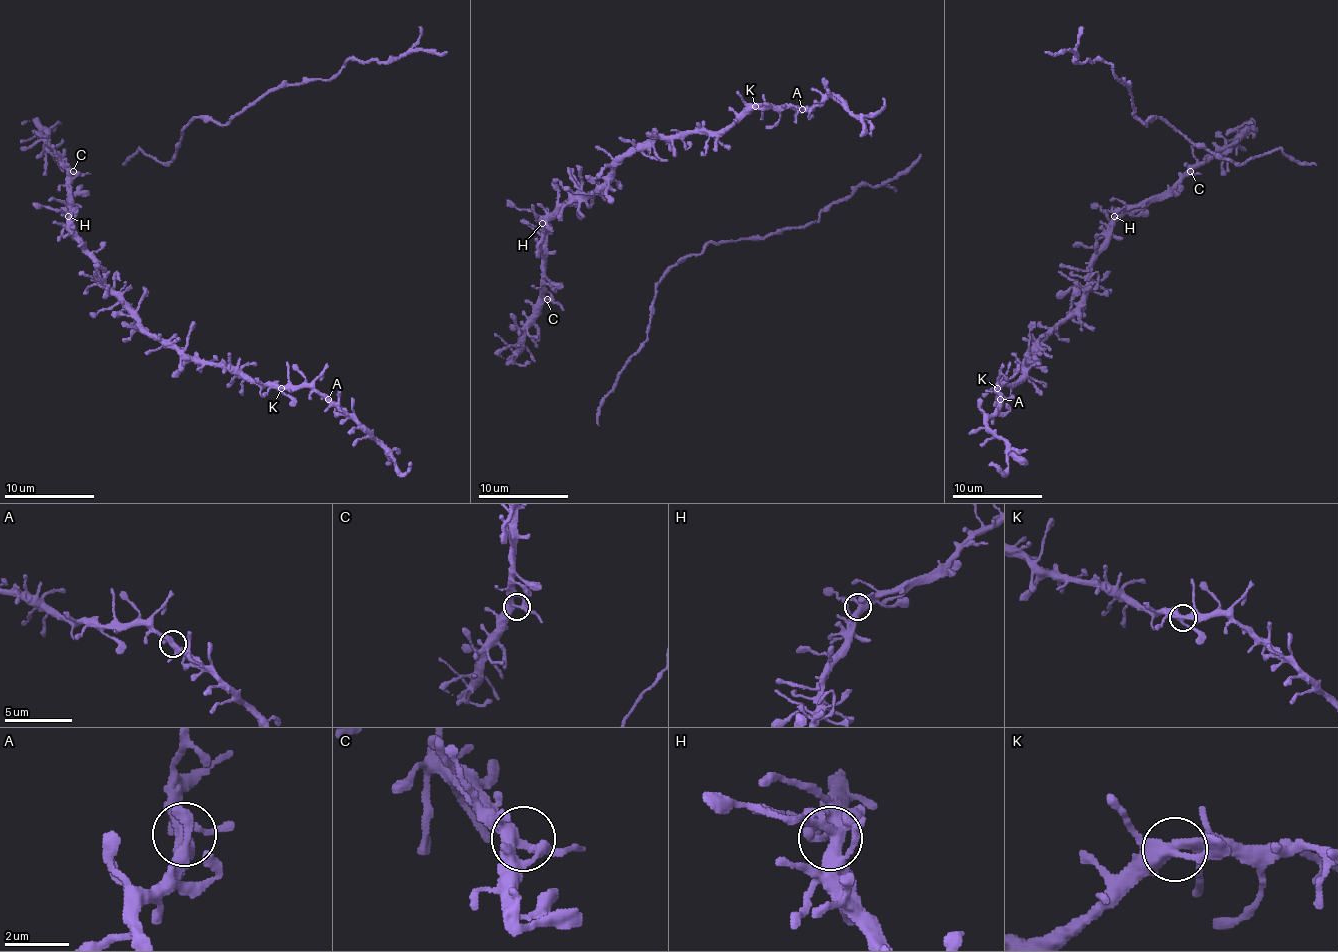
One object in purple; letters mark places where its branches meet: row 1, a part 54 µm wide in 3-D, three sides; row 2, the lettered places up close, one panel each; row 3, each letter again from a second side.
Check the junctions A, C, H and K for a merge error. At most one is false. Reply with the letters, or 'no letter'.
no letter

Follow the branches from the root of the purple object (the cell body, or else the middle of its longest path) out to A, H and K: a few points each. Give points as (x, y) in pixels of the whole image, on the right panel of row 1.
A: (1163, 191), (1132, 204), (1114, 222), (1091, 265), (1091, 290), (1029, 355), (1024, 373), (997, 386), (1000, 400)
H: (1163, 191), (1130, 204), (1114, 216)
K: (1163, 191), (1132, 204), (1114, 222), (1107, 245), (1091, 265), (1091, 290), (1029, 355), (1024, 373), (997, 388)

